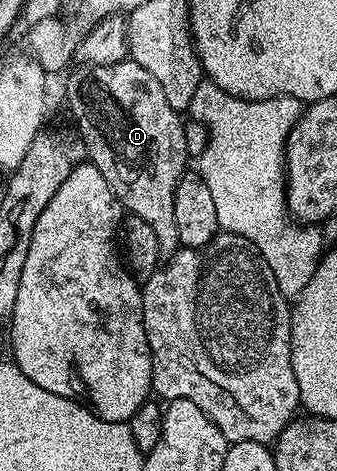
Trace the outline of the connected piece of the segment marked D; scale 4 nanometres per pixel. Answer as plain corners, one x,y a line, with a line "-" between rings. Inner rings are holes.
131,60
109,66
80,66
68,76
68,106
76,117
74,126
84,141
87,157
98,168
98,172
106,176
106,184
110,184
116,193
121,207
128,214
146,220
146,224
154,228
161,259
171,258
181,249
178,223
174,220
174,188
186,172
187,166
184,165
190,162
186,152
185,119
174,108
170,108
162,92
162,84
158,84
158,80
154,80
146,68

